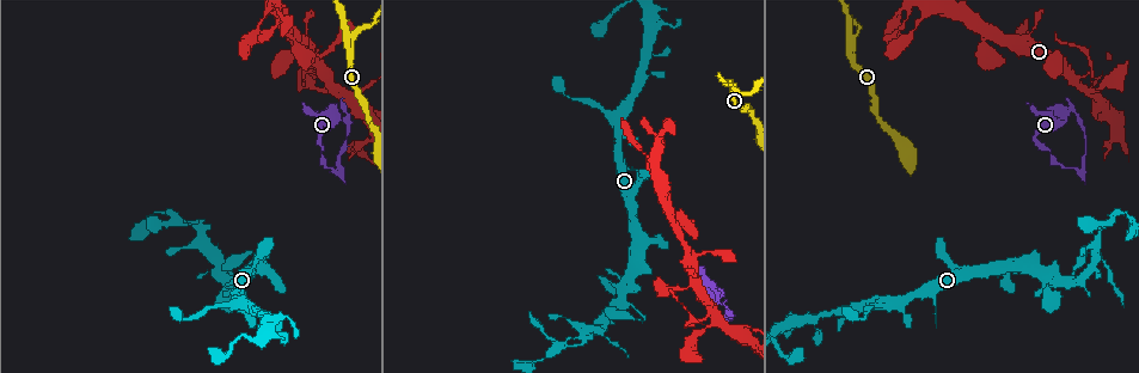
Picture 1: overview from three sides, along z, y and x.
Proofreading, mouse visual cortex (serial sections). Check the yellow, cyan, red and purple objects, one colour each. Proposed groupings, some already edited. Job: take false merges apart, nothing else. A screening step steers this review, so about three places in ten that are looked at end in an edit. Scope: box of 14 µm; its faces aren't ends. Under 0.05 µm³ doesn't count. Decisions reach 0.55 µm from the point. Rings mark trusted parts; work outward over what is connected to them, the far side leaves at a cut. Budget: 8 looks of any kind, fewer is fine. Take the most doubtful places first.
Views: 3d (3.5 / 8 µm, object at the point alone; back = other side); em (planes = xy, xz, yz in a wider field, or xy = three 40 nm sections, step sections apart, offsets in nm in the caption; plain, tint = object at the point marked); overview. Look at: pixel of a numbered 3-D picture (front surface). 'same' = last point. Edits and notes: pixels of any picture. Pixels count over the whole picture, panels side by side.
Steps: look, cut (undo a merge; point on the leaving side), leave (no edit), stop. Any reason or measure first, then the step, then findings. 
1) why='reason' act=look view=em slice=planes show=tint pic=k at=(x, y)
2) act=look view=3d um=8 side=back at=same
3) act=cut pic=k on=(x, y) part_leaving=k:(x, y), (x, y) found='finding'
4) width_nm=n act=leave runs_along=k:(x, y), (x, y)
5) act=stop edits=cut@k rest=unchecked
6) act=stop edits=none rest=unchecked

why='a narrow waist' act=look view=3d um=3.5 pic=1 at=(343, 105)

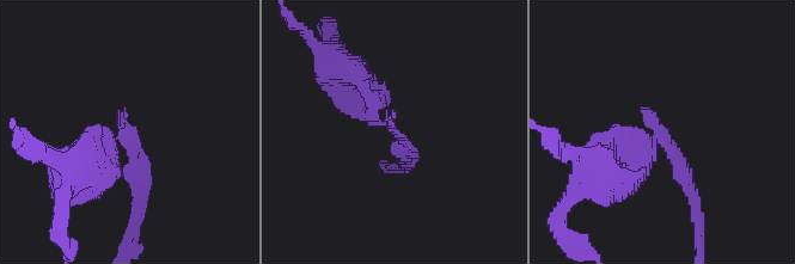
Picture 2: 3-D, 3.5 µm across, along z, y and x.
arm_widths_nm=250,450 act=look view=em slice=xy step=5 show=tint pic=2 at=(660, 137)

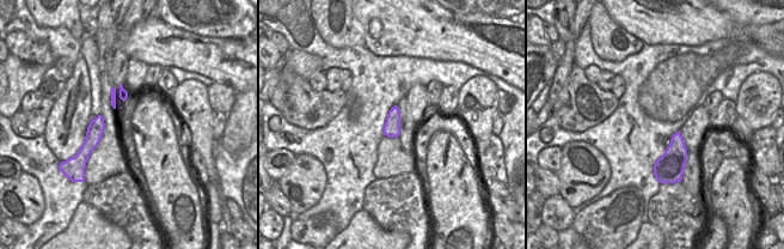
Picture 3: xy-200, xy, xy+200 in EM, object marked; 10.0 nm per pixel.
why='another direction' act=look view=em slice=planes show=tint at=same

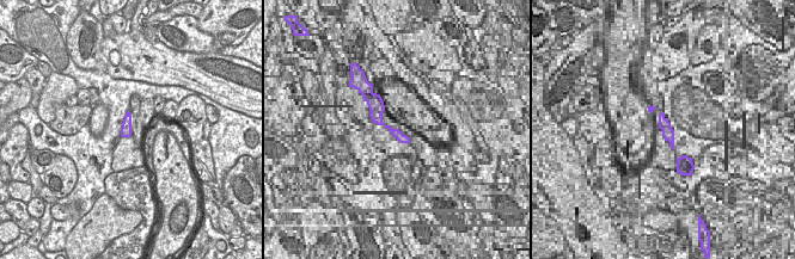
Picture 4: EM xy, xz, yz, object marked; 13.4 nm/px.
act=cut pic=2 on=(685, 166) part_leaving=2:(658, 137), (683, 167), (698, 237) found='two cells meet here'

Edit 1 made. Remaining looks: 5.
why='sharp bend' act=look view=3d um=3.5 pic=1 at=(690, 326)

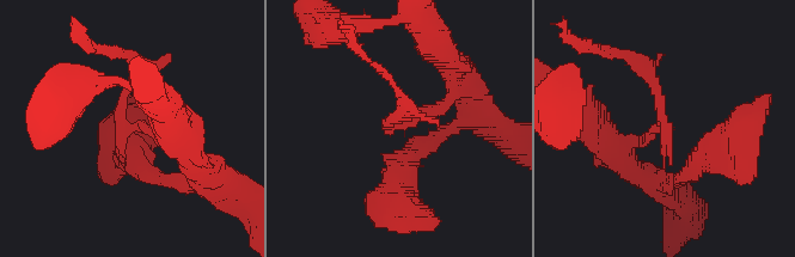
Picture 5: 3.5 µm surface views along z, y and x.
why='now the EM' act=look view=em slice=xy step=2 show=tint pic=5 at=(128, 127)

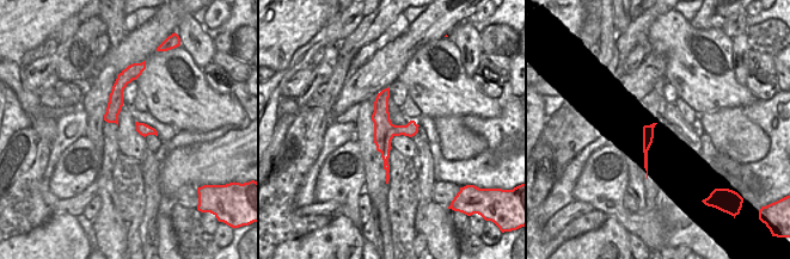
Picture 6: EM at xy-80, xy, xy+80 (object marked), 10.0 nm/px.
act=leave found='all the same cell'

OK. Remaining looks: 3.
act=look view=overview

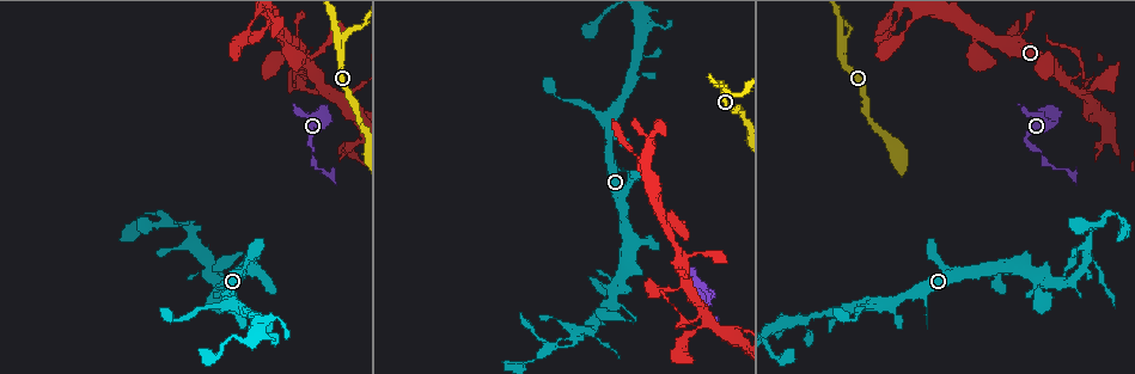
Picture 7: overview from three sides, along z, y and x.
why='side arm on a straight run' act=look view=3d um=3.5 side=back pic=7 at=(843, 43)

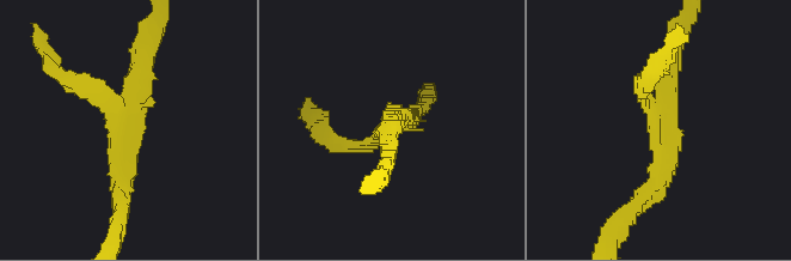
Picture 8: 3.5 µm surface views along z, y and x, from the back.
why='now the EM' act=look view=em slice=xy step=2 show=tint pic=8 at=(128, 118)

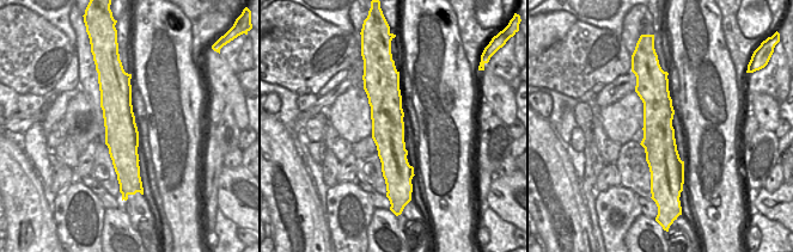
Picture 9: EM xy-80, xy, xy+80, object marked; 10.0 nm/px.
width_nm=340 act=cut pic=8 on=(87, 86) border=9:(675, 142), (677, 174), (683, 178) found='a second cell is stuck on'

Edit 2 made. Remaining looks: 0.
act=stop edits=cut@2,cut@8 rest=unchecked

